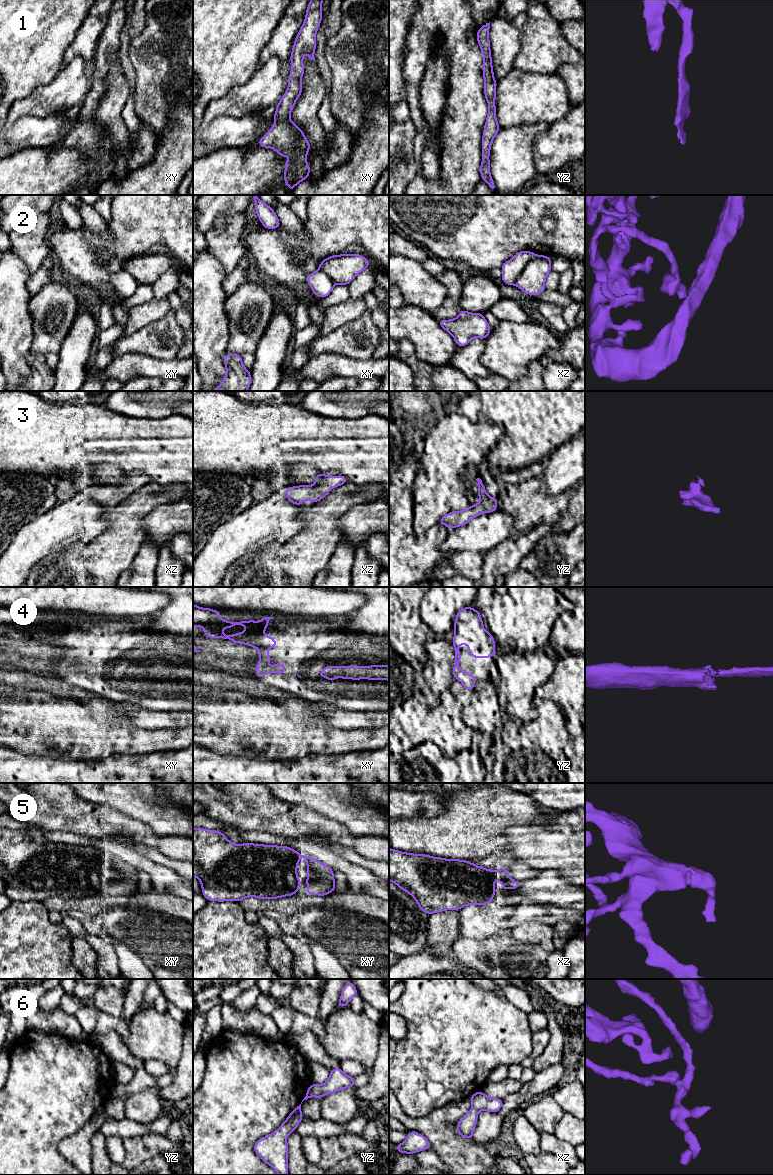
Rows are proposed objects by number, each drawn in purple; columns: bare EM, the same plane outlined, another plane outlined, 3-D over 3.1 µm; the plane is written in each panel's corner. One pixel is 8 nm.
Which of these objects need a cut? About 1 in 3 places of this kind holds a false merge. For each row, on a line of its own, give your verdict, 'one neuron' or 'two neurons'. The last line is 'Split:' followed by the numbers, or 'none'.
1: one neuron
2: two neurons
3: one neuron
4: one neuron
5: one neuron
6: one neuron
Split: 2

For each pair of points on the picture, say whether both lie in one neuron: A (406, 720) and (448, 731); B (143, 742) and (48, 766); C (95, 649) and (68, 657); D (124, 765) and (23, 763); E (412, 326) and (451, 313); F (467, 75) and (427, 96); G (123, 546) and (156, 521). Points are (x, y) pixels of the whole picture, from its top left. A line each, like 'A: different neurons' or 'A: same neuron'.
A: same neuron
B: different neurons
C: same neuron
D: same neuron
E: different neurons
F: different neurons
G: different neurons

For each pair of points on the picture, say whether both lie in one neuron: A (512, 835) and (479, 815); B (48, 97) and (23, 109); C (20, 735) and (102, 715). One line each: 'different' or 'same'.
A: different
B: same
C: different

